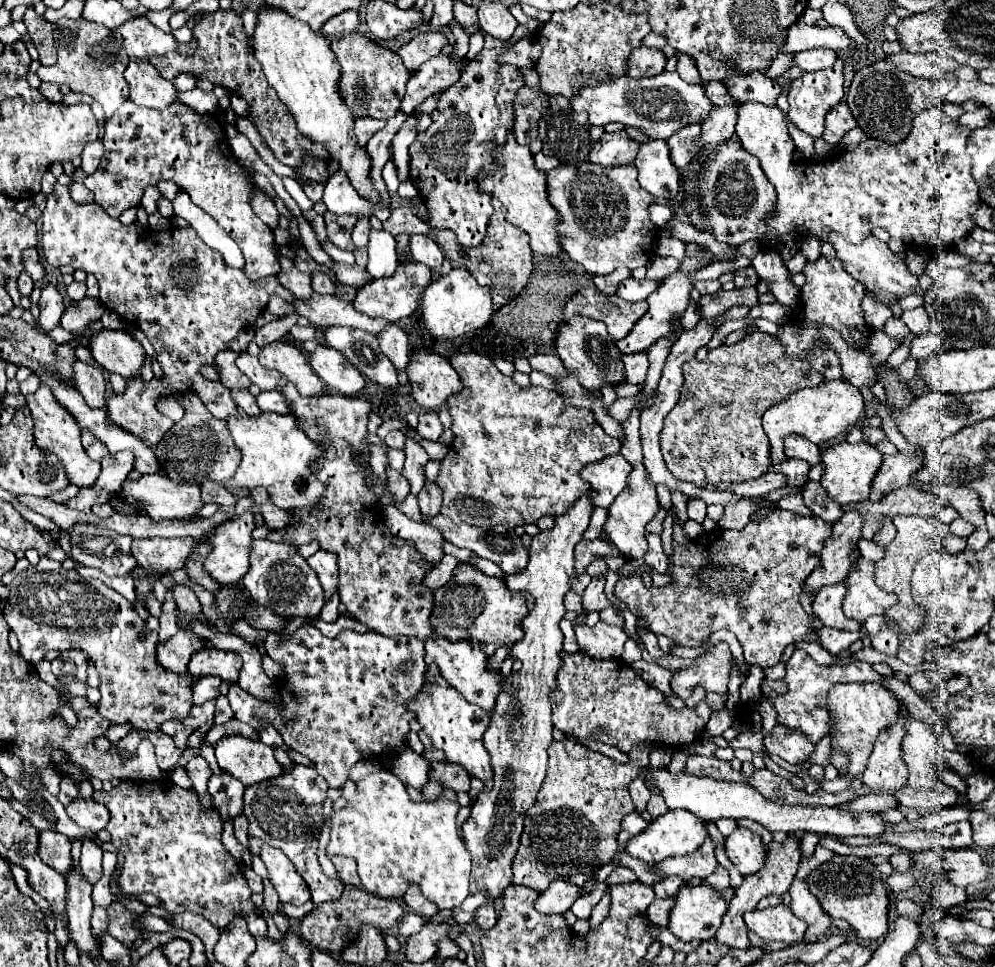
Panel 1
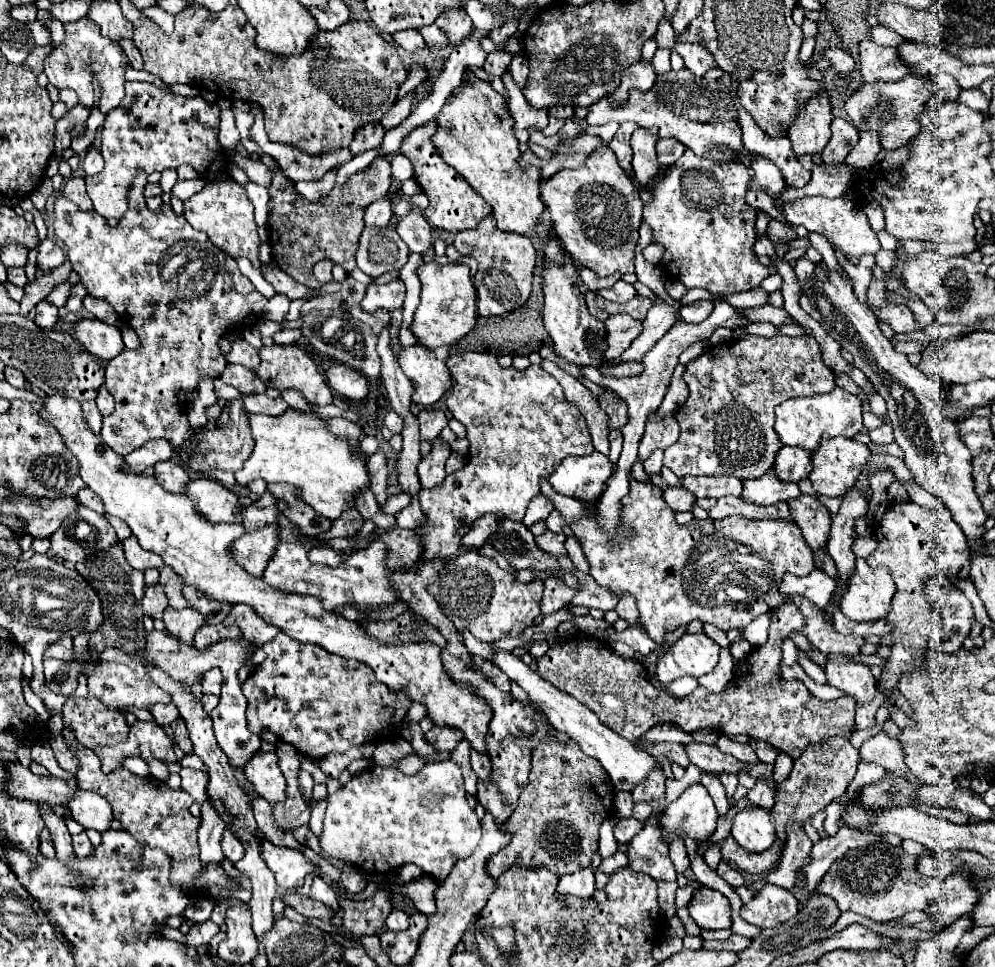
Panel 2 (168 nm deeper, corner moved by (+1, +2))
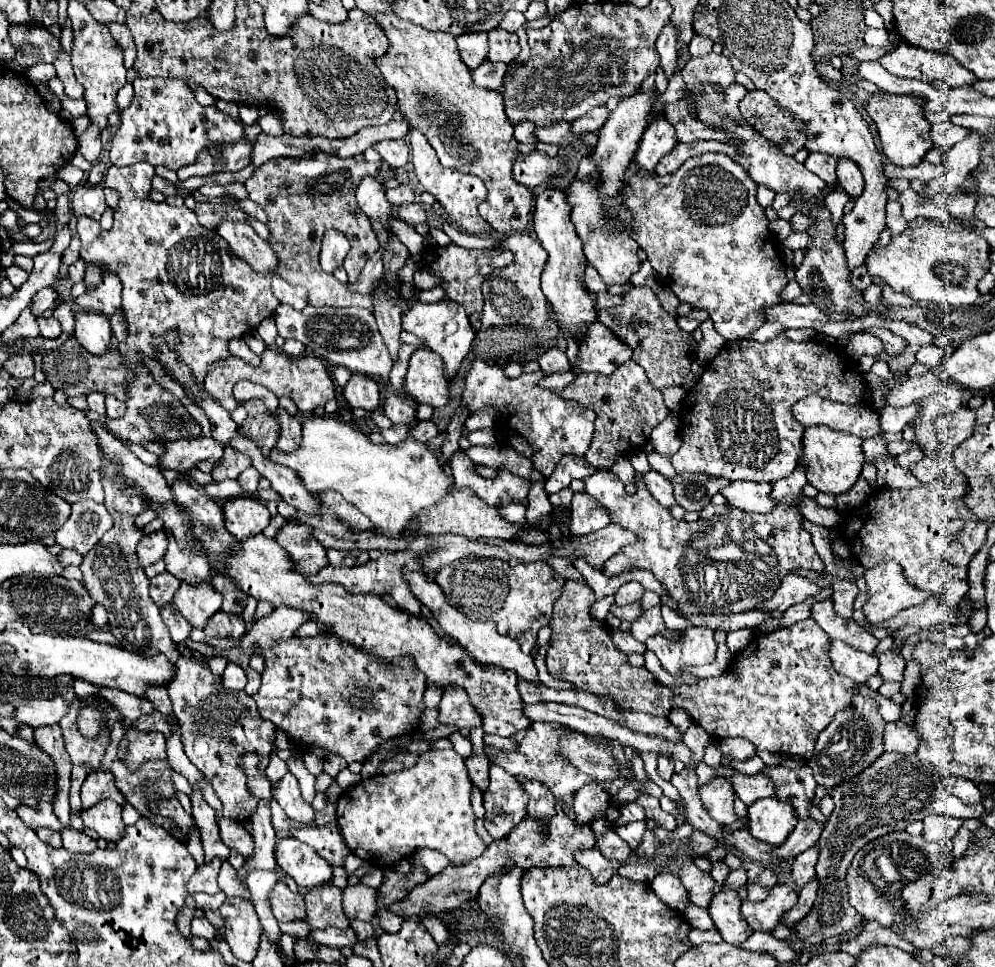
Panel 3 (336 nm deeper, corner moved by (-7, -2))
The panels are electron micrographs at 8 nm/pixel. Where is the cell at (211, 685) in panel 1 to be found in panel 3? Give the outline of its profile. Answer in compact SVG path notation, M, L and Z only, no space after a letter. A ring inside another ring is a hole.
M228 663L224 675L222 675L222 687L226 689L244 689L246 685L246 675L242 671L240 665L236 663Z

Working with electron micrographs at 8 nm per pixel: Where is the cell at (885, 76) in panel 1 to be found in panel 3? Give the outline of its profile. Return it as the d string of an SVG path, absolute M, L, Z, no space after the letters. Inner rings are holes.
M874 93L864 105L866 115L876 123L876 129L882 139L882 151L886 159L898 167L918 165L926 151L932 147L930 141L930 123L924 117L924 99L916 95L890 95L890 93Z

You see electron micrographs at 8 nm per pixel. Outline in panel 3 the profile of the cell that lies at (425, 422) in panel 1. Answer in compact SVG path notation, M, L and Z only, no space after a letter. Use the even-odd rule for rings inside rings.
M418 421L418 425L414 427L414 429L410 429L410 437L416 437L418 441L422 441L422 443L426 443L426 441L430 441L432 437L436 437L440 431L438 431L438 427L436 427L436 423L432 423L432 421Z

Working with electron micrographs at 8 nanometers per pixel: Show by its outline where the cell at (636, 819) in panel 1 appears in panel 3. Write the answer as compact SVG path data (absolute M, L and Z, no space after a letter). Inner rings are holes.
M636 821L636 823L626 823L622 827L616 827L618 837L622 841L626 841L632 851L636 851L642 845L644 831L646 831L646 821Z

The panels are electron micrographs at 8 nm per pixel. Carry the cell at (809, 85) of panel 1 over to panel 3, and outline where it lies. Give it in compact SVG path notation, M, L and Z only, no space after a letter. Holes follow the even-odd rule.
M810 153L804 163L812 173L816 173L820 179L826 181L828 193L832 191L836 183L836 161L838 161L836 157L830 157L826 153Z

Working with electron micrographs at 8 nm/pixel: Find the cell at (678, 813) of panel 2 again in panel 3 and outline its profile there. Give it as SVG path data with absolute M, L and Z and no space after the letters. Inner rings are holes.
M716 777L710 783L700 785L698 795L700 795L708 815L712 819L716 819L720 825L732 825L736 821L736 813L732 807L734 789L728 779Z

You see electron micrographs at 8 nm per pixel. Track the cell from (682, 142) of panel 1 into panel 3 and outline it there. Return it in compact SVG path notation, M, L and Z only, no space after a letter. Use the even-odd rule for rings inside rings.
M714 141L678 143L666 157L662 157L660 165L656 165L656 173L658 173L658 175L670 175L670 173L674 173L686 159L704 155L704 153L708 153L708 151L716 151L716 153L732 153L732 147L714 143Z

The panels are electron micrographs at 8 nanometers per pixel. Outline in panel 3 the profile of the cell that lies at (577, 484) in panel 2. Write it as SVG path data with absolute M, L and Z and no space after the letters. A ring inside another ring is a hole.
M566 455L558 461L554 473L550 475L550 479L546 481L544 489L546 493L556 493L560 489L566 489L570 485L570 481L574 479L586 479L594 473L592 465L588 465L584 461L584 457L576 457L576 455Z

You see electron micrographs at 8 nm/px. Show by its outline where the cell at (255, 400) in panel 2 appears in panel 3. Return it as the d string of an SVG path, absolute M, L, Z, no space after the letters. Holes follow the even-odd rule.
M278 407L274 413L272 413L274 421L280 425L280 431L278 431L278 441L276 441L276 447L280 451L292 451L296 449L296 445L300 443L300 421L290 415L286 409Z

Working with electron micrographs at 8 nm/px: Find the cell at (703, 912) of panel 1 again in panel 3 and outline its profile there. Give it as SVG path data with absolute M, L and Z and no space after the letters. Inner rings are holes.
M722 891L718 893L712 903L710 903L710 917L716 925L716 929L720 931L722 939L730 945L740 945L742 941L746 941L752 935L752 927L744 921L742 913L740 913L740 897L736 891Z

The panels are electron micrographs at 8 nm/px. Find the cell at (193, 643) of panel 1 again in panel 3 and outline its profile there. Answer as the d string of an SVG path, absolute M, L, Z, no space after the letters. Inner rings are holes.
M208 581L196 587L182 583L172 599L172 605L192 625L192 629L204 629L208 619L220 611L222 597L212 589L212 585L208 585Z

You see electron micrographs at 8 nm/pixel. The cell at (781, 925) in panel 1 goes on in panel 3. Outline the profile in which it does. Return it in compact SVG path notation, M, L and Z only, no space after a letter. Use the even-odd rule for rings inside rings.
M776 885L770 895L760 901L742 901L742 917L754 931L772 931L782 925L782 915L798 903L798 893L790 885Z

